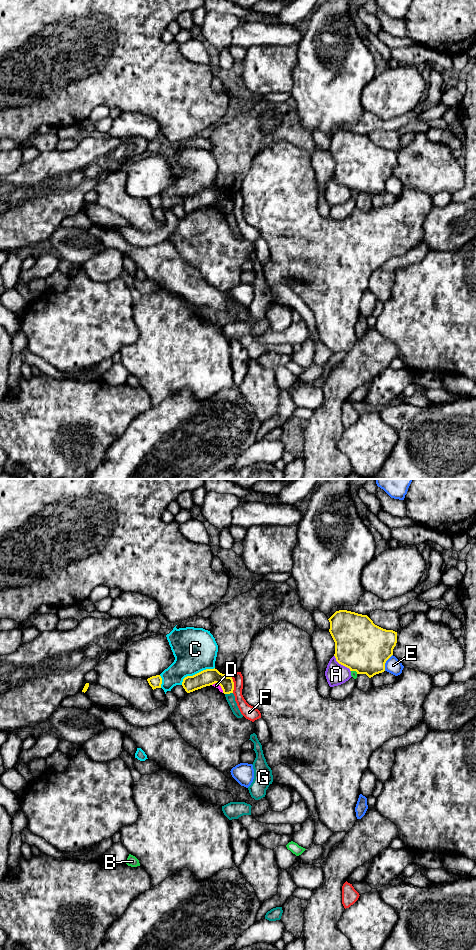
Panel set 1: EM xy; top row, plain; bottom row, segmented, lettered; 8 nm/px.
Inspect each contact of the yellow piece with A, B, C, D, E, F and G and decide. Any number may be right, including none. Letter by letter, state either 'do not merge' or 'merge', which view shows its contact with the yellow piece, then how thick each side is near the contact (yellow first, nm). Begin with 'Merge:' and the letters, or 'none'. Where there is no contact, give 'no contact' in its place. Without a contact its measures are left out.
Merge: none
A: do not merge; contact in xy; calibres 420 and 180 nm
B: do not merge; contact in xy; calibres 420 and 50 nm
C: do not merge; contact in xy; calibres 130 and 360 nm
D: do not merge; contact in xy; calibres 130 and 40 nm
E: do not merge; contact in xy; calibres 420 and 120 nm
F: do not merge; contact in xy; calibres 130 and 110 nm
G: do not merge; contact in xy; calibres 130 and 70 nm

